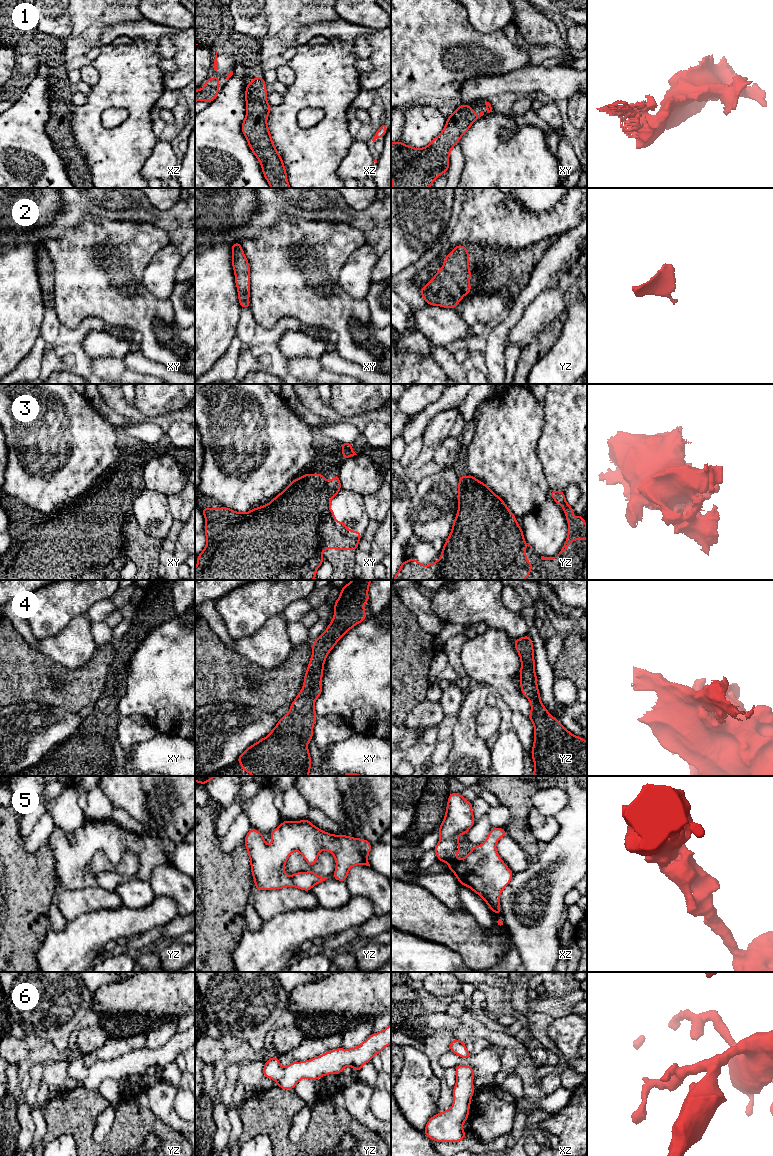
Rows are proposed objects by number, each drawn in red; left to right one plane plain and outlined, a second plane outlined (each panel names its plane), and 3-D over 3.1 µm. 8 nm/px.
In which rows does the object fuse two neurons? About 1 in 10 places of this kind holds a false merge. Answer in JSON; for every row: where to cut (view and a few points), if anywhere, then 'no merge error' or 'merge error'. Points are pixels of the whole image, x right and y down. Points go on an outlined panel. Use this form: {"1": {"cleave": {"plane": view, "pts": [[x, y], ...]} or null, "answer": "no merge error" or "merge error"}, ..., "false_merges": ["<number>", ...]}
{"1": {"cleave": null, "answer": "no merge error"}, "2": {"cleave": null, "answer": "no merge error"}, "3": {"cleave": null, "answer": "no merge error"}, "4": {"cleave": null, "answer": "no merge error"}, "5": {"cleave": null, "answer": "no merge error"}, "6": {"cleave": null, "answer": "no merge error"}, "false_merges": []}

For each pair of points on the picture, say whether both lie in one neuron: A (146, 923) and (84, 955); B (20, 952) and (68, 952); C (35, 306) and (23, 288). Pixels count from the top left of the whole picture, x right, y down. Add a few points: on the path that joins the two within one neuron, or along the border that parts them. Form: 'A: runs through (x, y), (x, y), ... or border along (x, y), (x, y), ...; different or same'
A: runs through (130, 923), (115, 923), (99, 939); same
B: border along (48, 931), (37, 953), (37, 961); different
C: runs through (31, 302), (23, 292); same

